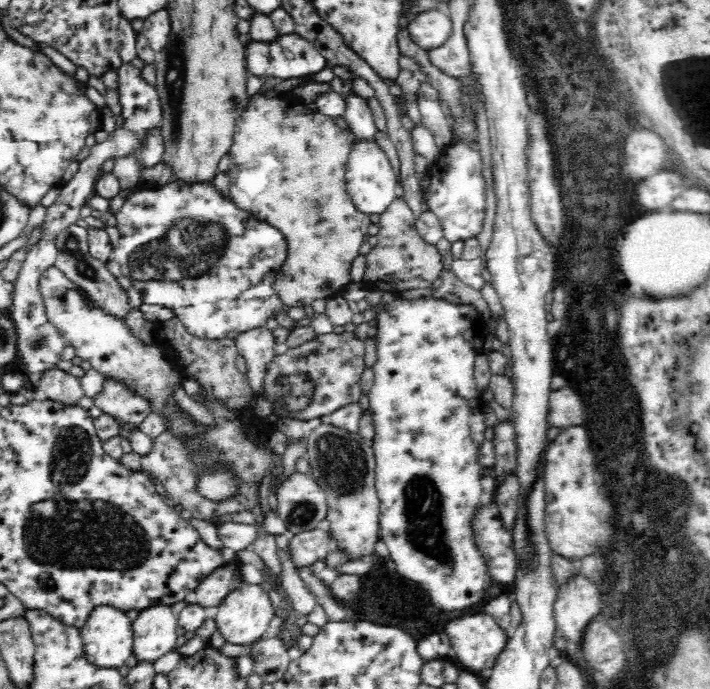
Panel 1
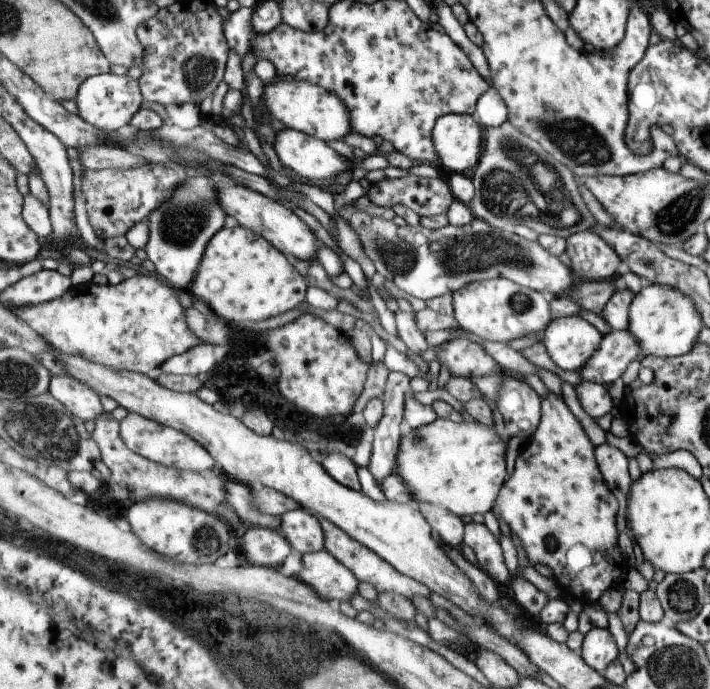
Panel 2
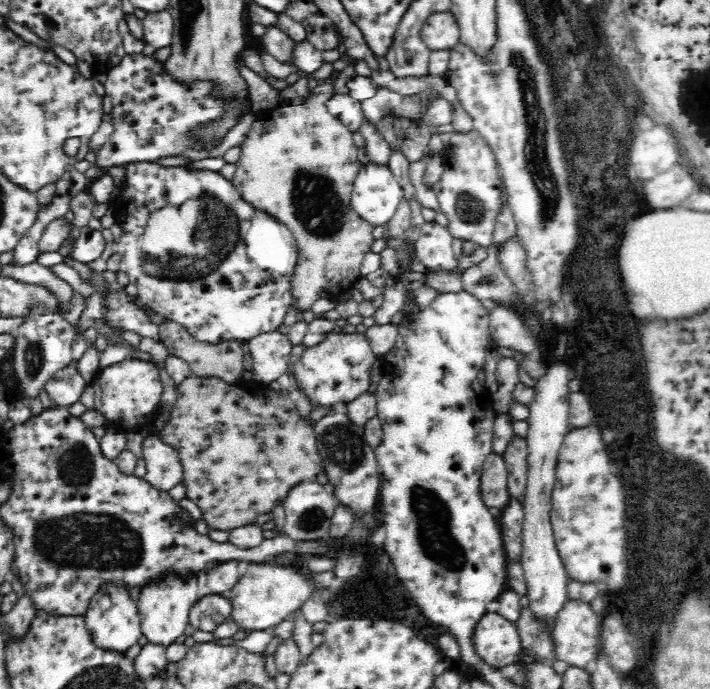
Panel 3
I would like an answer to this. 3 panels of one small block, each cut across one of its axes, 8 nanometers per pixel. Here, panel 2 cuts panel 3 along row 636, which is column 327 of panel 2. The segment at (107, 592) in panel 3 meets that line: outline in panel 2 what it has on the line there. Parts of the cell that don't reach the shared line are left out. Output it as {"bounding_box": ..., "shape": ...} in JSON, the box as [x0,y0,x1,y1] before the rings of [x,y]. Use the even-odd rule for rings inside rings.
{"bounding_box":[262,78,354,141],"shape":[[[283,78],[280,82],[269,83],[262,97],[270,106],[270,112],[289,129],[316,136],[324,141],[340,141],[354,133],[354,118],[348,104],[328,88],[295,78]]]}

